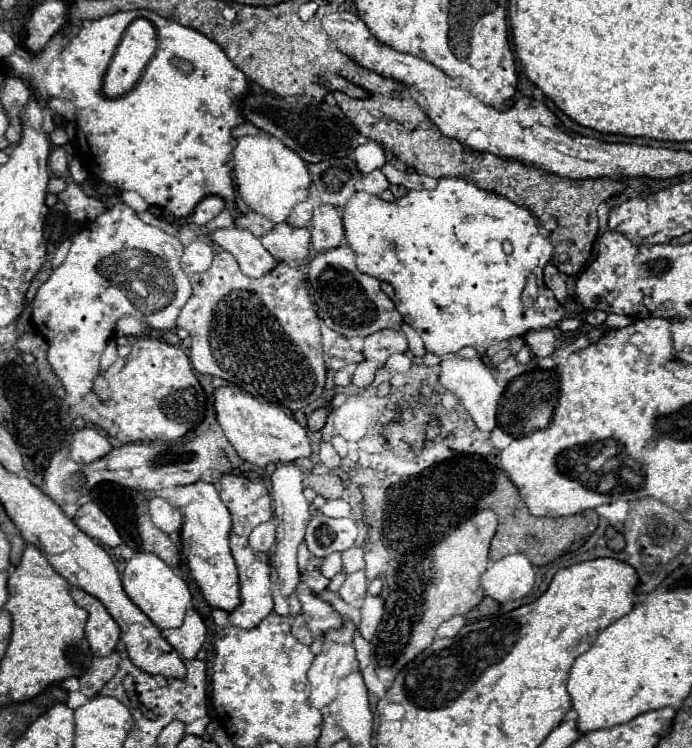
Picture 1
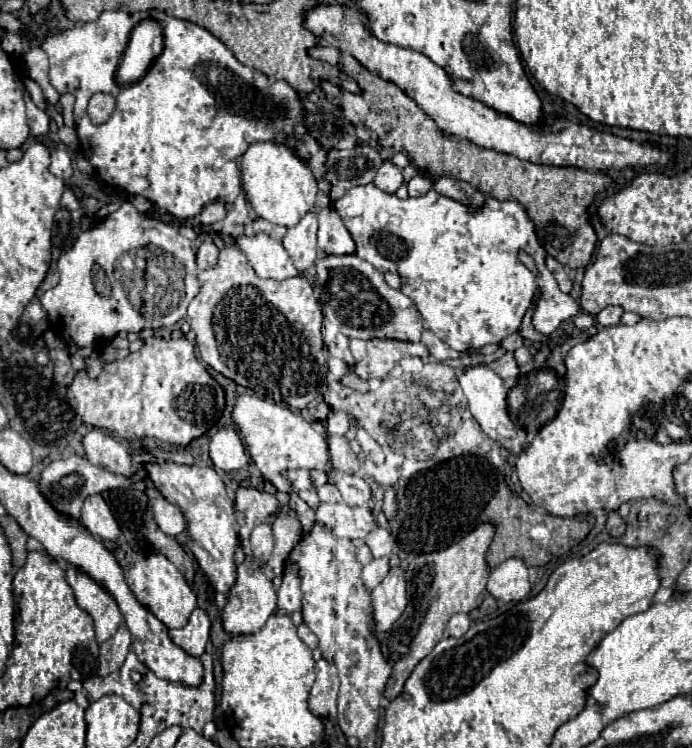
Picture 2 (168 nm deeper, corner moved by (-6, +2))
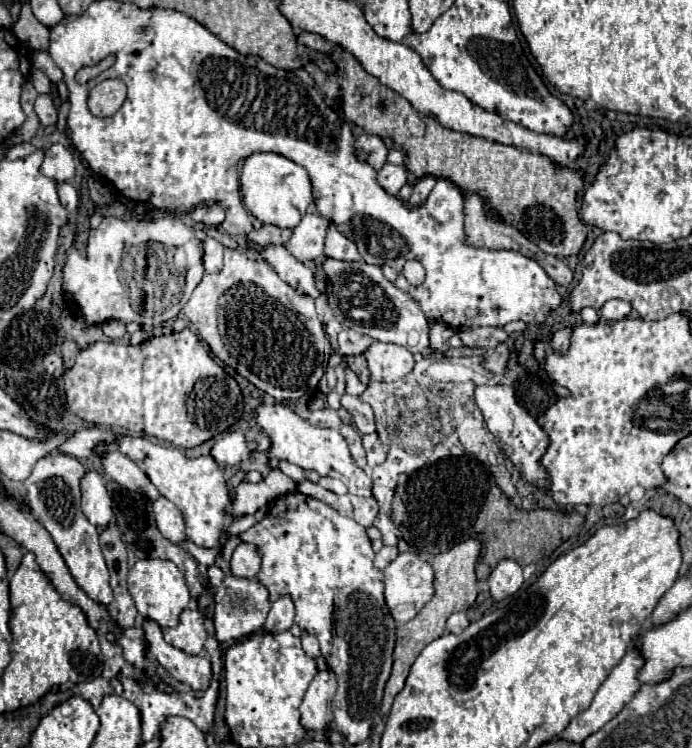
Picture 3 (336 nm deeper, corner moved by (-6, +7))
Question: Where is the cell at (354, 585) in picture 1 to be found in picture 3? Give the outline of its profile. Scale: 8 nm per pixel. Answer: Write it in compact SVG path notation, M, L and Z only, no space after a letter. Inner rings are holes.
M383 546L383 548L375 554L373 566L379 568L379 570L383 570L383 568L387 568L395 558L397 558L397 548L395 548L395 546Z

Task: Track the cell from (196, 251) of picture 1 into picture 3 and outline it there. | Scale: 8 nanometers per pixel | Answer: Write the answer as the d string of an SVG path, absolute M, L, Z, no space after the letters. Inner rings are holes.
M207 238L203 242L203 248L205 248L205 256L203 256L205 270L207 272L219 272L219 268L223 268L223 250L225 248L215 238Z

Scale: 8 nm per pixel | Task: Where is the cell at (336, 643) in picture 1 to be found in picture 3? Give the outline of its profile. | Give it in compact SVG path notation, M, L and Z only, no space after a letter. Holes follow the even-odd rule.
M319 670L313 682L309 684L303 704L299 706L301 712L301 724L307 730L321 730L333 720L331 712L331 698L337 690L337 676L335 672Z

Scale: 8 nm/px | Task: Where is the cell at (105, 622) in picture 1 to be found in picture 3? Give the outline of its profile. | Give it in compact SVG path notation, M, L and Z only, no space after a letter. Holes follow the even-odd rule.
M49 454L35 464L31 476L23 482L23 486L27 492L25 498L31 508L31 514L39 518L39 522L53 536L77 586L97 604L109 606L113 602L113 594L109 588L109 572L99 548L99 531L93 524L89 524L89 520L81 512L79 484L87 472L89 468L73 456Z

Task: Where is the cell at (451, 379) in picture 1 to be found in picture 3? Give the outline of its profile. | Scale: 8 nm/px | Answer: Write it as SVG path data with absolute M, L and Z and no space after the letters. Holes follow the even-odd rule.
M479 384L475 386L475 402L479 406L479 410L483 412L483 418L487 422L489 432L505 446L501 446L501 450L509 456L509 460L517 466L517 470L523 474L523 478L527 478L529 482L537 484L537 486L547 486L547 474L539 464L539 458L543 456L543 452L547 450L547 434L543 432L543 428L517 404L515 400L515 390L513 386L507 384Z

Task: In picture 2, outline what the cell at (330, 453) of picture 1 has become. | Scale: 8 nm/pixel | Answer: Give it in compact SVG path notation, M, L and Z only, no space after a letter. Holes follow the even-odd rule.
M329 437L329 449L331 449L331 463L335 469L343 473L359 471L359 459L351 451L347 437Z

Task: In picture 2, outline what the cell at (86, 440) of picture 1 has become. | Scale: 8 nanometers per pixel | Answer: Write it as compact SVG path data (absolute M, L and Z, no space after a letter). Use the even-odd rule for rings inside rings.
M91 429L85 435L83 447L91 465L107 469L109 473L119 473L123 477L135 477L135 473L141 473L141 469L135 467L129 457L129 445L115 441L111 435L105 435L99 429Z

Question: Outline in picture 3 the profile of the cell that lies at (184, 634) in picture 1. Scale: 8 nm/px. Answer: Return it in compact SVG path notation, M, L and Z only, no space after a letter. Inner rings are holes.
M185 608L175 628L163 630L165 640L187 654L199 654L207 640L205 616L197 608Z

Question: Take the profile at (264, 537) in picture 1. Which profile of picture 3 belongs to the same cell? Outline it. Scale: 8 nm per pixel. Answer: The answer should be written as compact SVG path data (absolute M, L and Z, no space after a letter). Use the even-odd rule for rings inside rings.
M241 542L231 558L231 574L243 578L255 578L261 570L261 554L255 544Z

